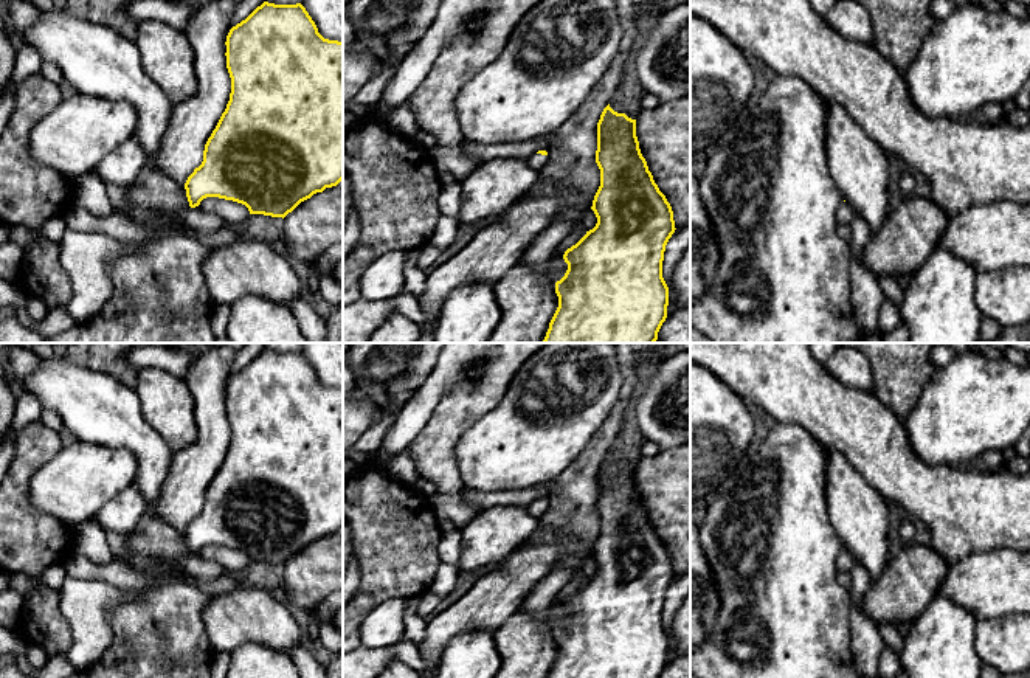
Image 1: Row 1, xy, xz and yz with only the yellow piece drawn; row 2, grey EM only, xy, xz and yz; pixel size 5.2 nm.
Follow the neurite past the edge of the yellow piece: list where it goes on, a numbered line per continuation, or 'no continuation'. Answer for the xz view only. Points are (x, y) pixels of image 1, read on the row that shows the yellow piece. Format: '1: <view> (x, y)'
1: xz (535, 160)

